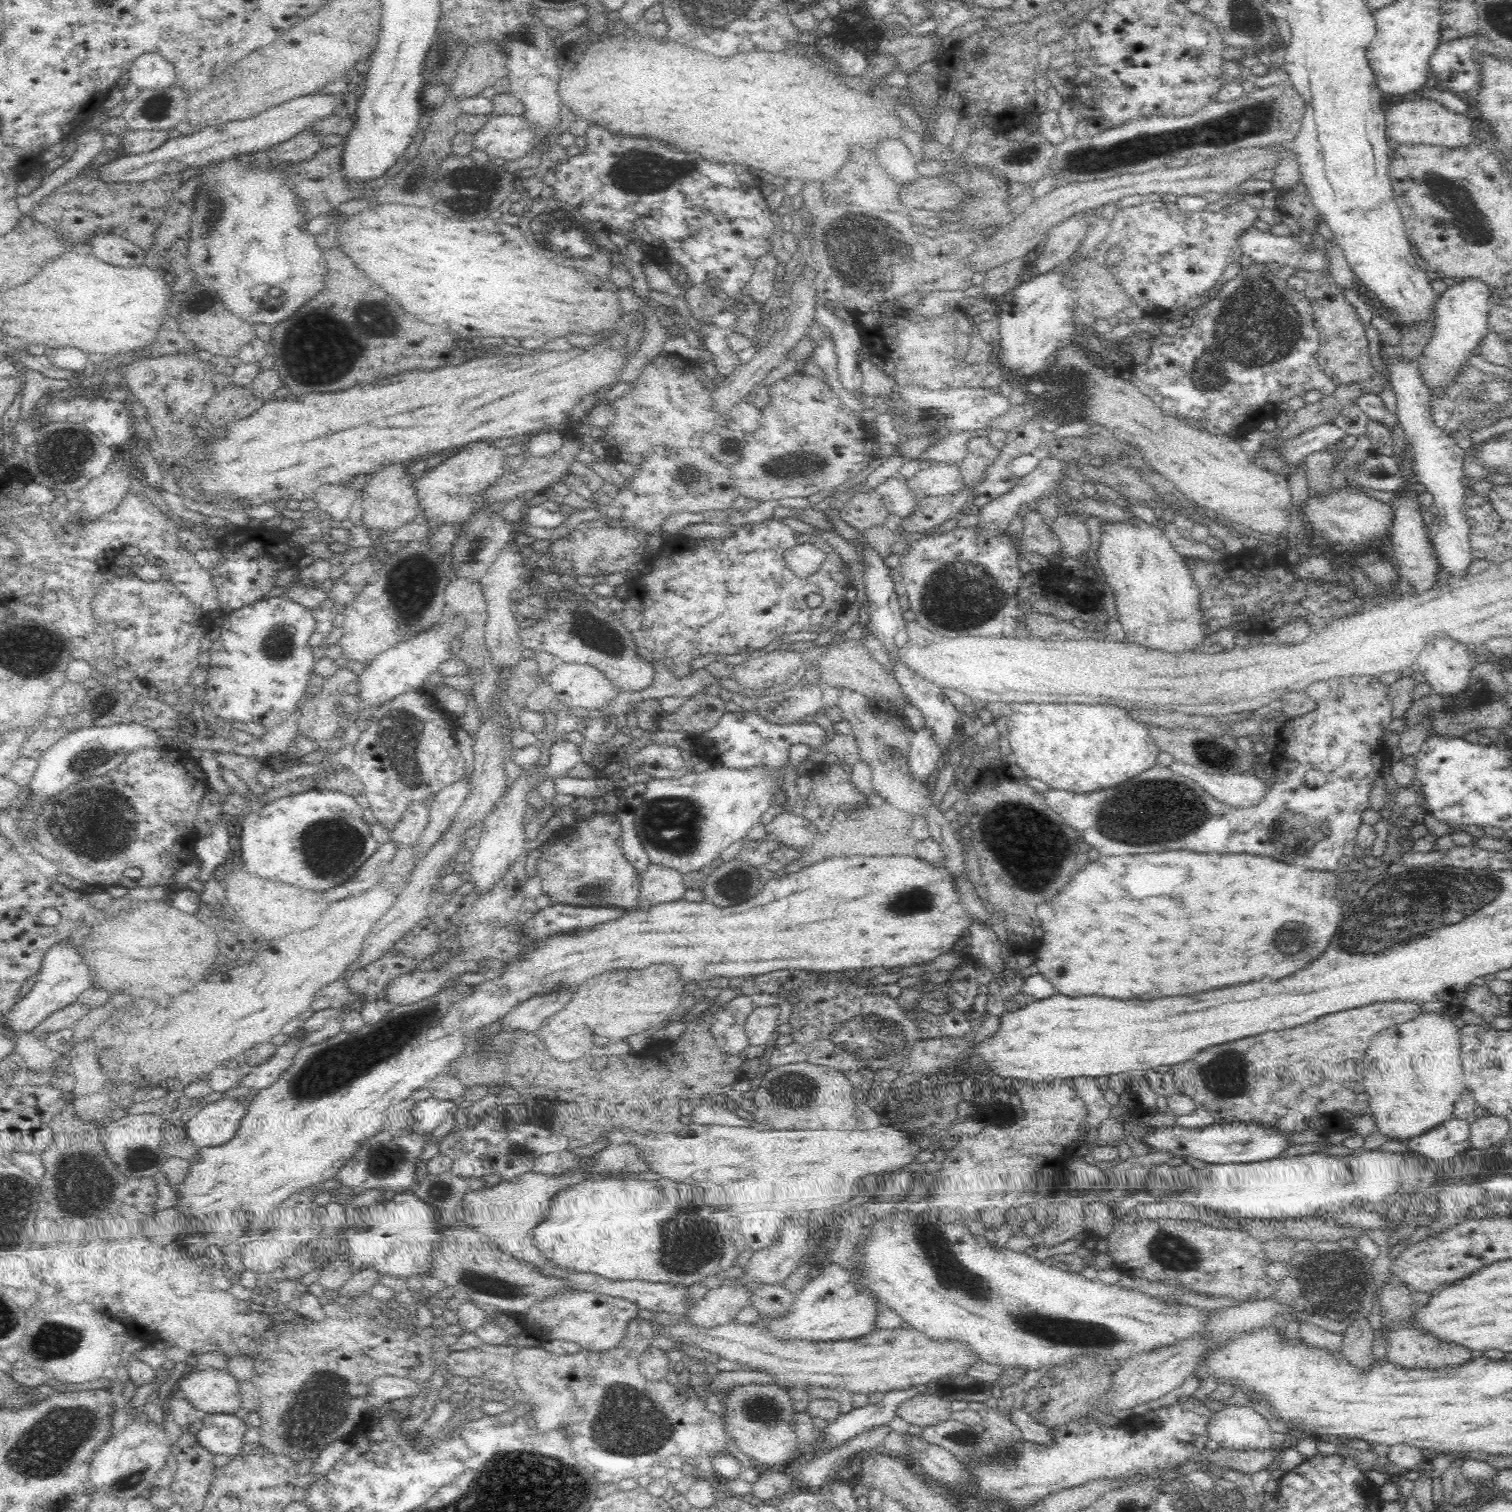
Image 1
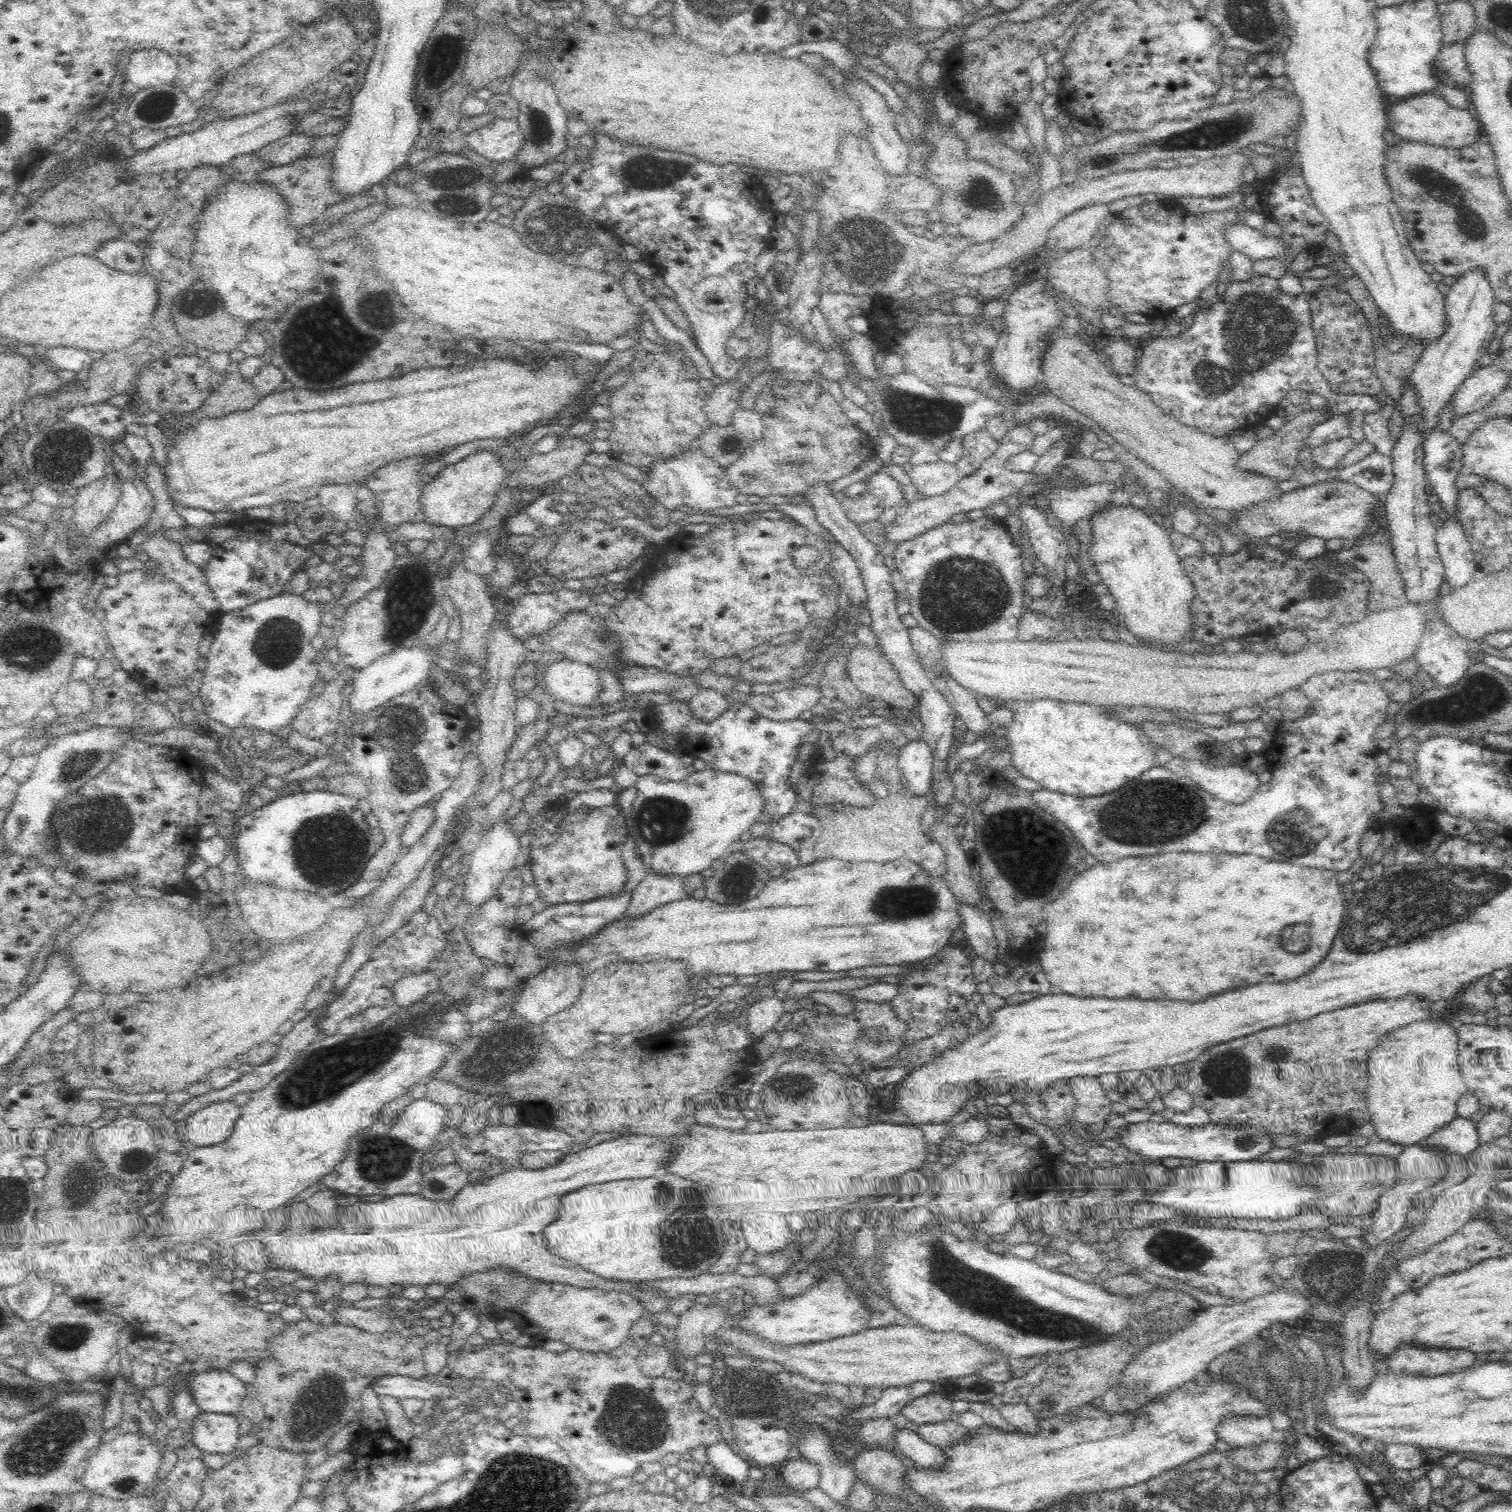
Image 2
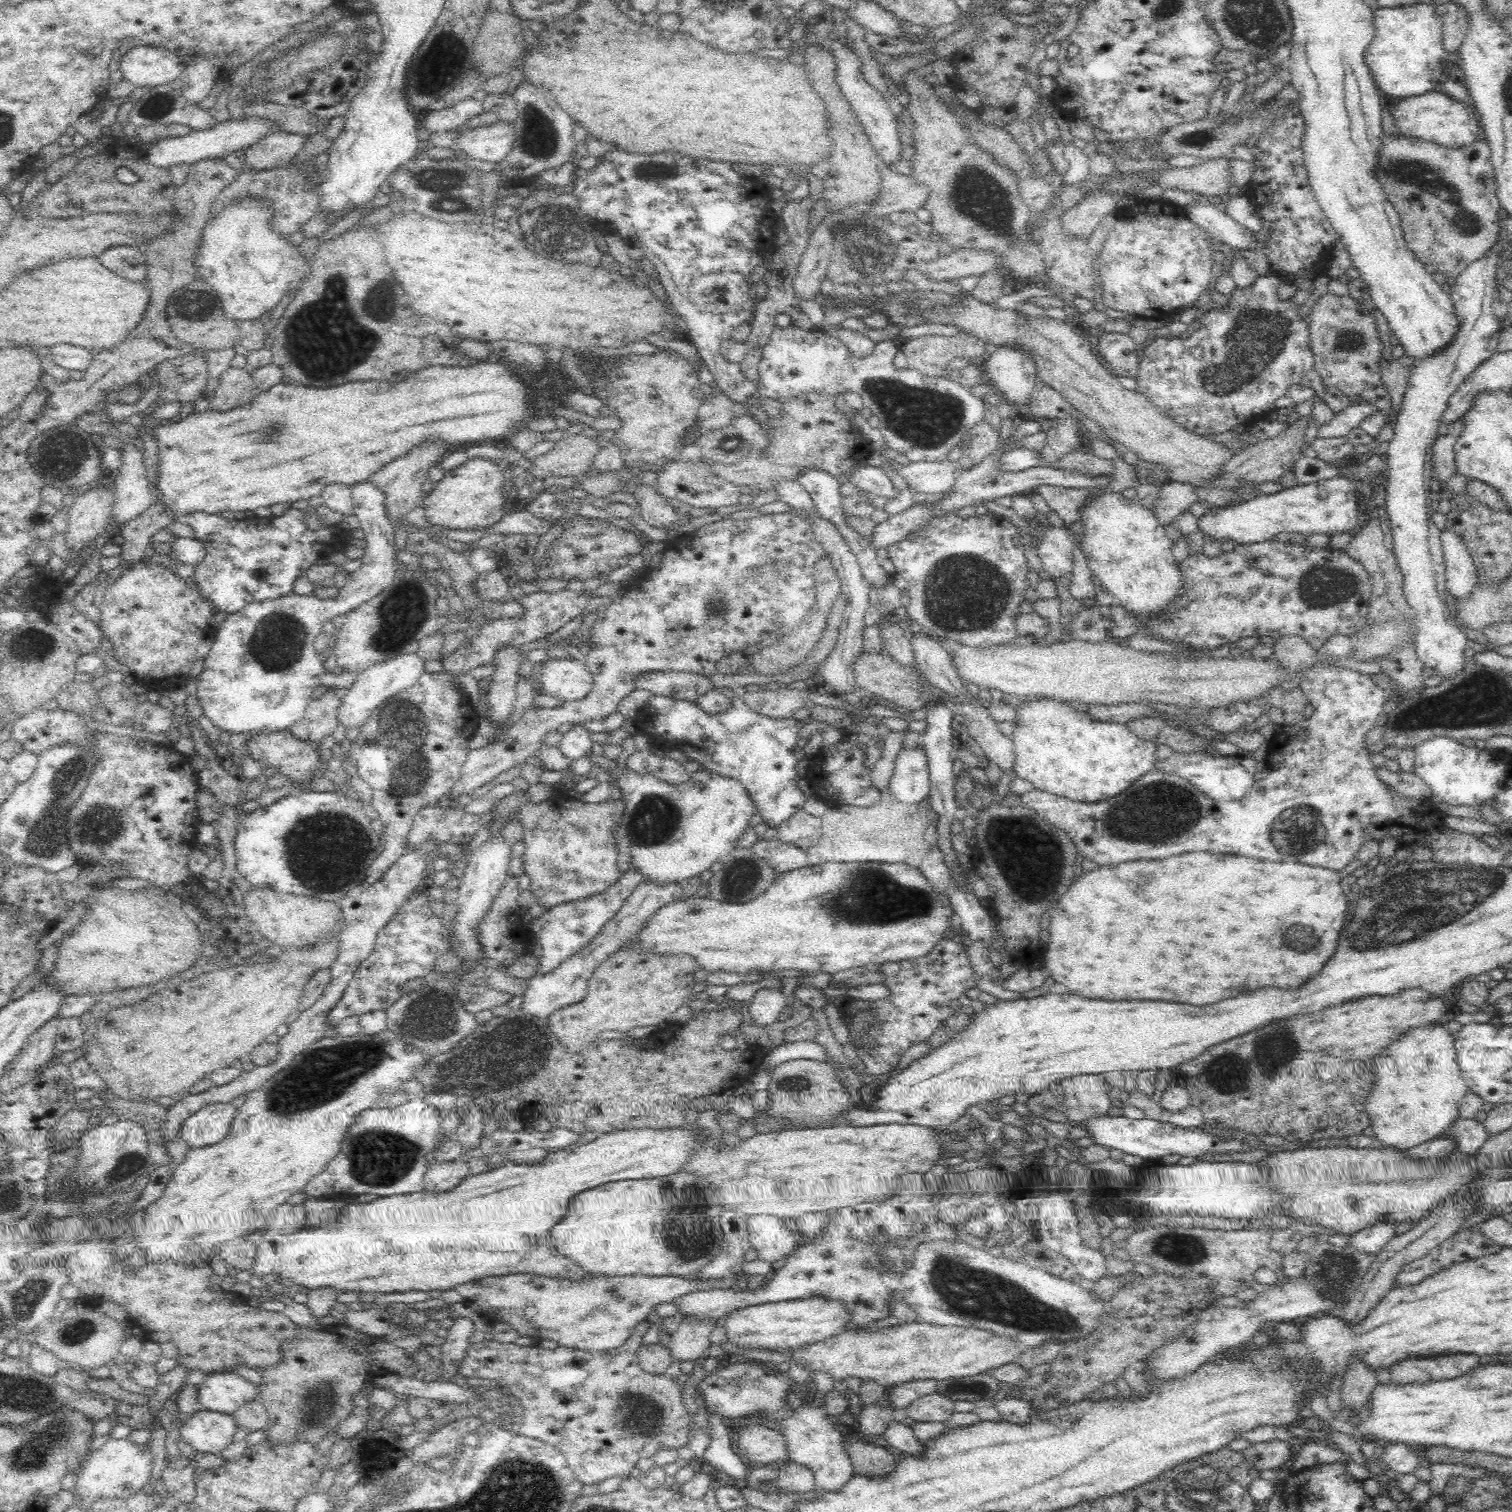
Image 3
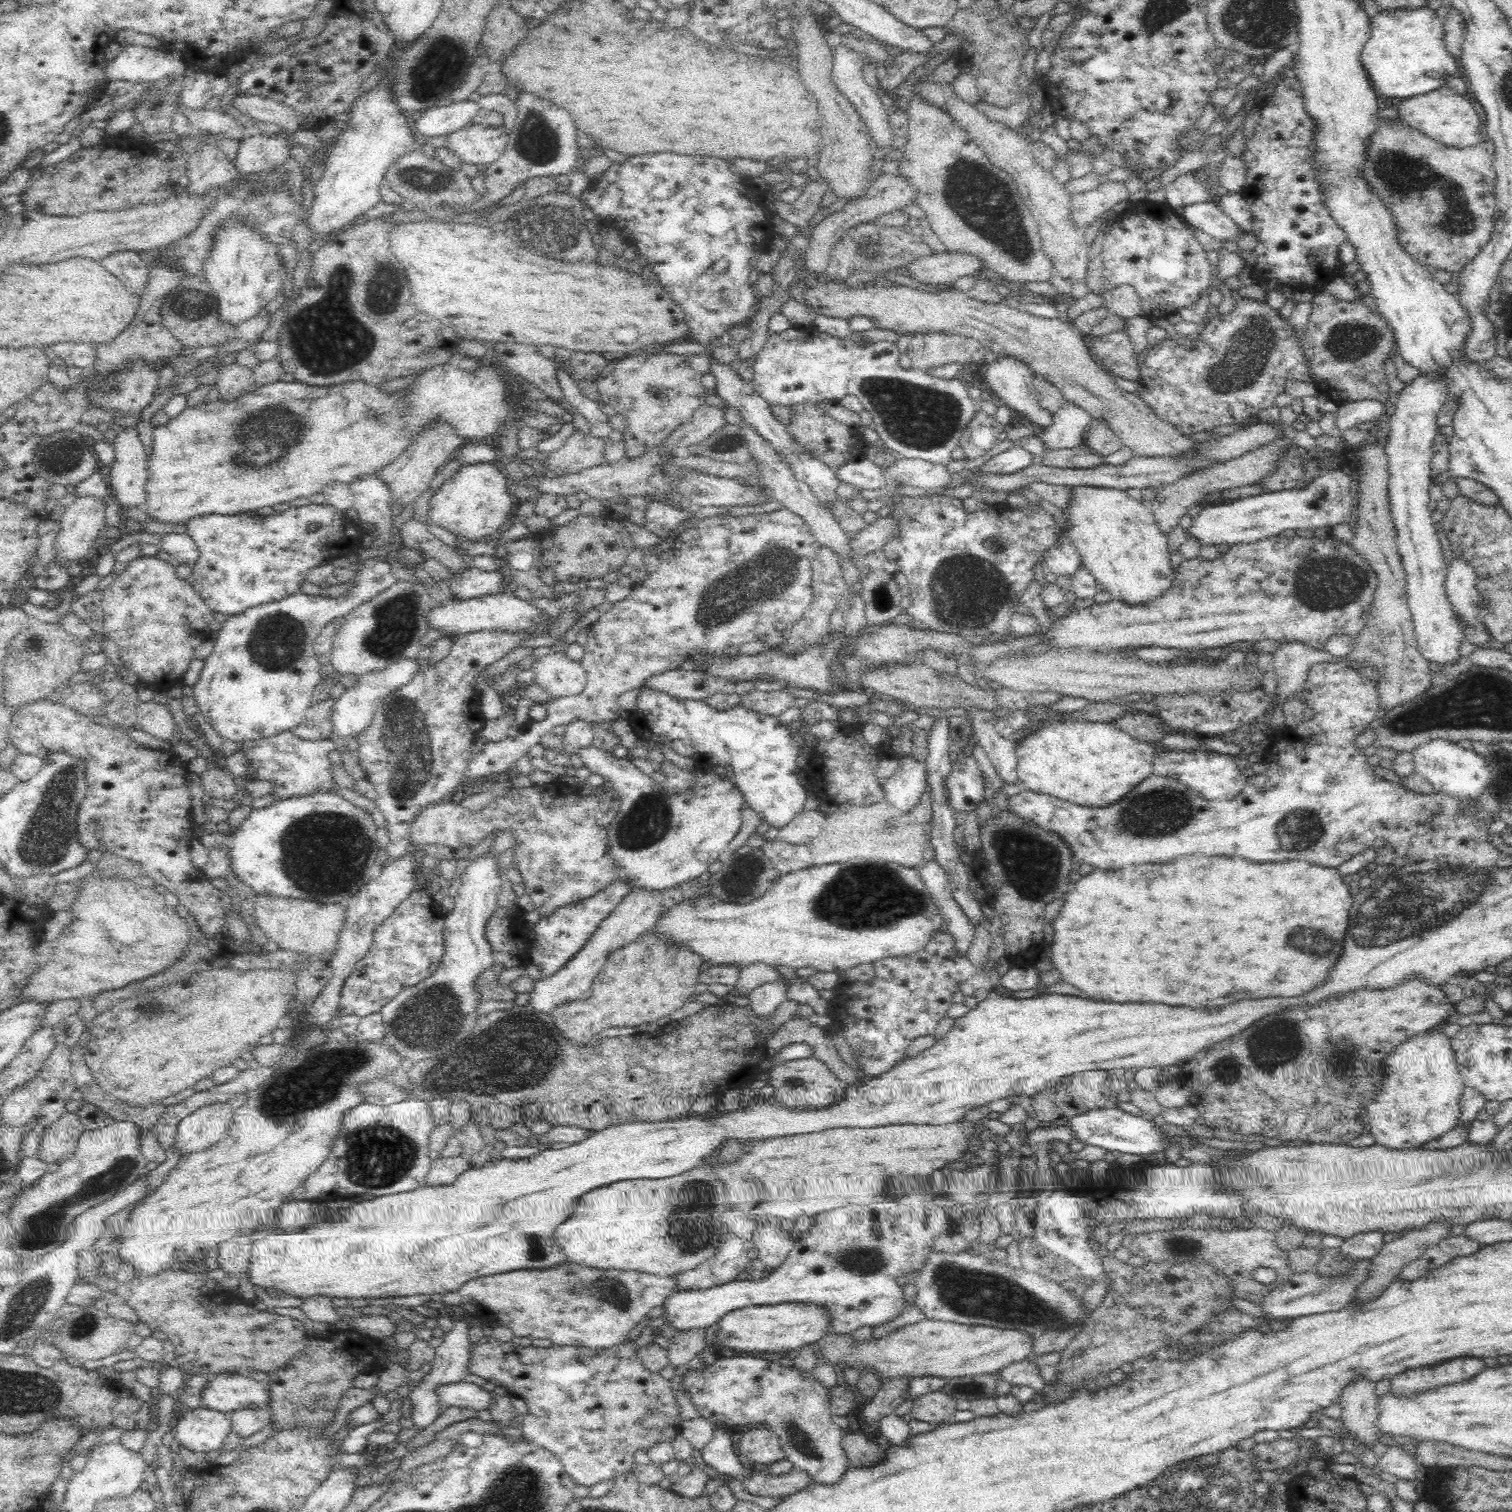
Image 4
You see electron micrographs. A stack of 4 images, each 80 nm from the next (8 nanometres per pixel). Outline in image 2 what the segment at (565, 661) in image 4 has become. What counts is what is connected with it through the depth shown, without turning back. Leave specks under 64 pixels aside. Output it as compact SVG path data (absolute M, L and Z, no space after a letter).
M561 658L542 675L553 700L579 707L592 707L604 692L598 671L590 665Z

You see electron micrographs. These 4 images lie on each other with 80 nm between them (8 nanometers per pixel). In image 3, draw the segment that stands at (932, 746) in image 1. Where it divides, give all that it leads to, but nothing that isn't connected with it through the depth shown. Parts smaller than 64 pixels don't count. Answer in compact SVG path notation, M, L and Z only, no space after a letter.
M924 746L902 749L889 780L888 795L904 804L920 802L930 792L928 757Z

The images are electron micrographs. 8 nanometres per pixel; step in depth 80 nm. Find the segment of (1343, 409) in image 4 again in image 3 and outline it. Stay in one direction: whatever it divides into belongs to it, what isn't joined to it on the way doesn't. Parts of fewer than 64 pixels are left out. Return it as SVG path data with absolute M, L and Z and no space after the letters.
M1370 403L1352 405L1335 413L1334 418L1326 424L1316 425L1316 438L1338 438L1338 436L1348 436L1352 428L1356 428L1368 416L1374 414L1376 407Z

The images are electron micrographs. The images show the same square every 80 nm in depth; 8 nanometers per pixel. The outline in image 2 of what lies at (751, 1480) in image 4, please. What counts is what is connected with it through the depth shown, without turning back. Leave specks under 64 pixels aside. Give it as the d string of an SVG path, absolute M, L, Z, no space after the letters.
M798 1458L789 1460L778 1468L787 1487L796 1491L807 1492L819 1486L819 1466L809 1460Z

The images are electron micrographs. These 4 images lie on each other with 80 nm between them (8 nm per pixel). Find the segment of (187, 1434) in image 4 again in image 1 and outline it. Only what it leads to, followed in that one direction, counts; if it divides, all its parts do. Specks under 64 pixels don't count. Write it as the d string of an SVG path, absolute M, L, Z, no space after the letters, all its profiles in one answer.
M235 1414L207 1415L198 1425L197 1439L212 1455L224 1455L230 1459L240 1456L243 1448L242 1445L245 1444L244 1434L250 1428L246 1421L240 1419Z

